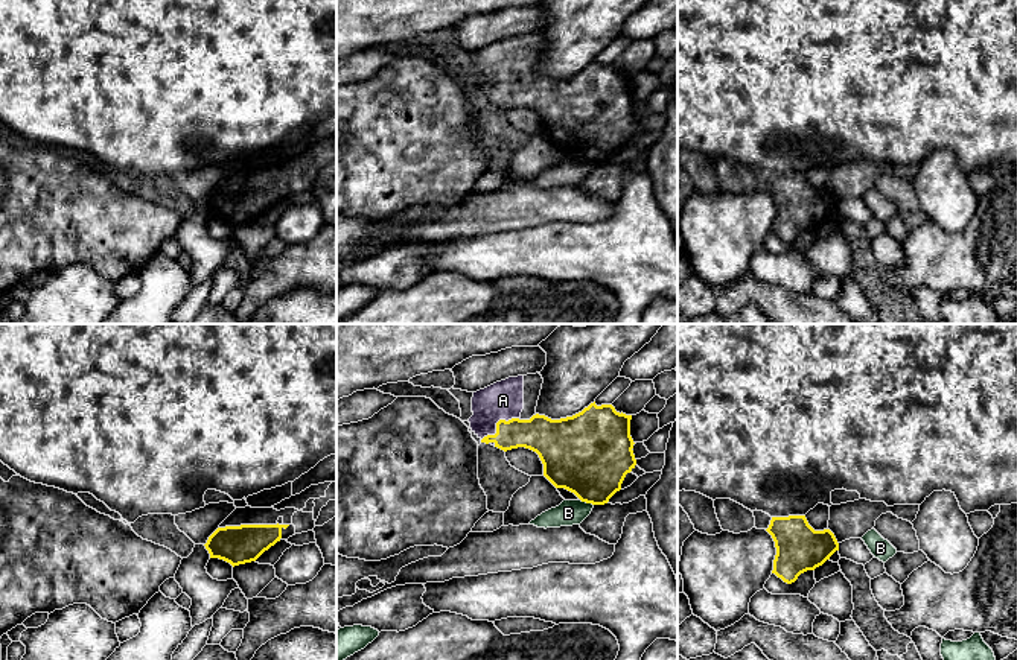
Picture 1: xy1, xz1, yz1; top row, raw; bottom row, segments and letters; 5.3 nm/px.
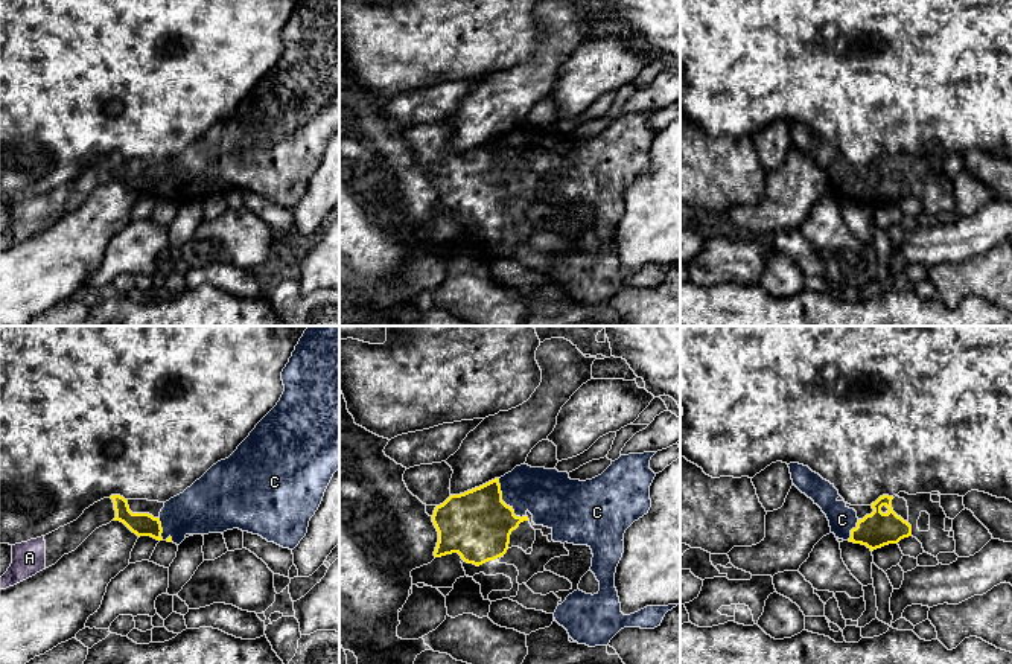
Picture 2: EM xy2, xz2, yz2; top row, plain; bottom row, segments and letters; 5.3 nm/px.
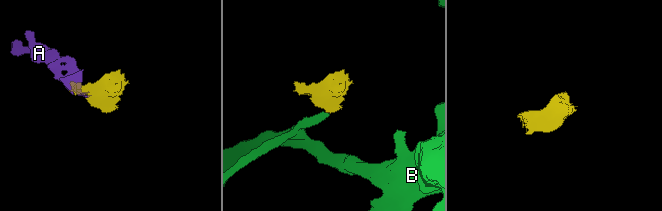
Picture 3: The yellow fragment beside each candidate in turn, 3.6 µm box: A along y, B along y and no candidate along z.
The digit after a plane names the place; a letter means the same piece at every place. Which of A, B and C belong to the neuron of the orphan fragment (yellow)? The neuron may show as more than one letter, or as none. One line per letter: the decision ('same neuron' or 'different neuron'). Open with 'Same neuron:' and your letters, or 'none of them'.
Same neuron: A, C
A: same neuron
B: different neuron
C: same neuron

